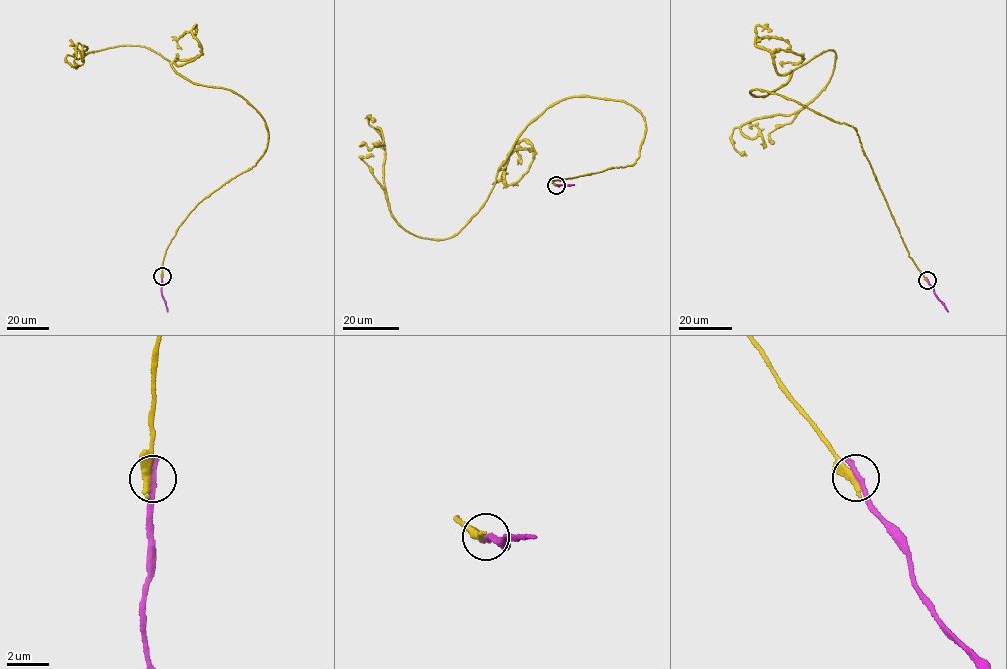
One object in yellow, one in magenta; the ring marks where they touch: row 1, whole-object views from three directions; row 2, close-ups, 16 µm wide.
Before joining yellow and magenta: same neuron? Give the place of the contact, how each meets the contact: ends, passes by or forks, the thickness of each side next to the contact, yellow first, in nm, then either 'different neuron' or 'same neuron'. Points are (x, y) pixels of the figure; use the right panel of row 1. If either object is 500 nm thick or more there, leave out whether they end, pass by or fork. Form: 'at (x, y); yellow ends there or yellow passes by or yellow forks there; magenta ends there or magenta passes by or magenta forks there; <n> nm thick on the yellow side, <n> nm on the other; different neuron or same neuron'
at (927, 280); yellow ends there; magenta ends there; 440 nm thick on the yellow side, 300 nm on the other; different neuron

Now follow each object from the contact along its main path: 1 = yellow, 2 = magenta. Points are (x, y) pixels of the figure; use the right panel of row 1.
1: (927, 280), (852, 126), (749, 92), (762, 96), (835, 53), (809, 102), (745, 123), (754, 138), (749, 121)
2: (927, 279), (948, 311)

